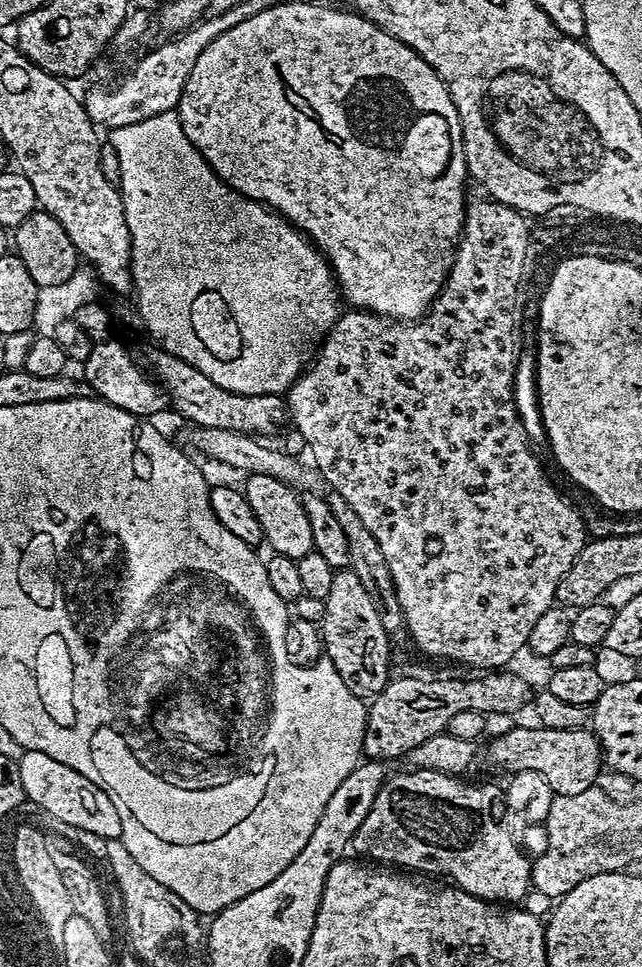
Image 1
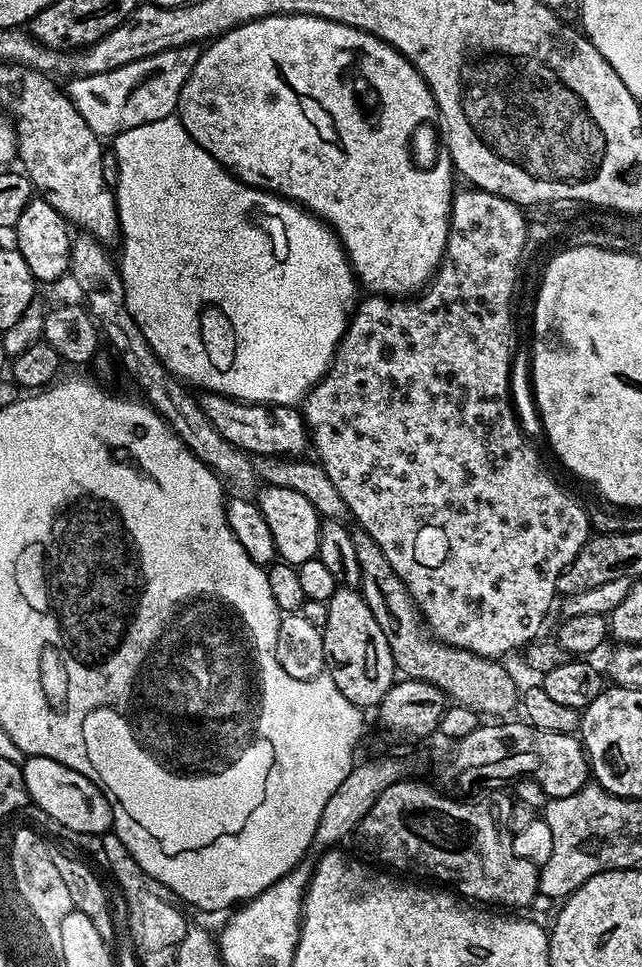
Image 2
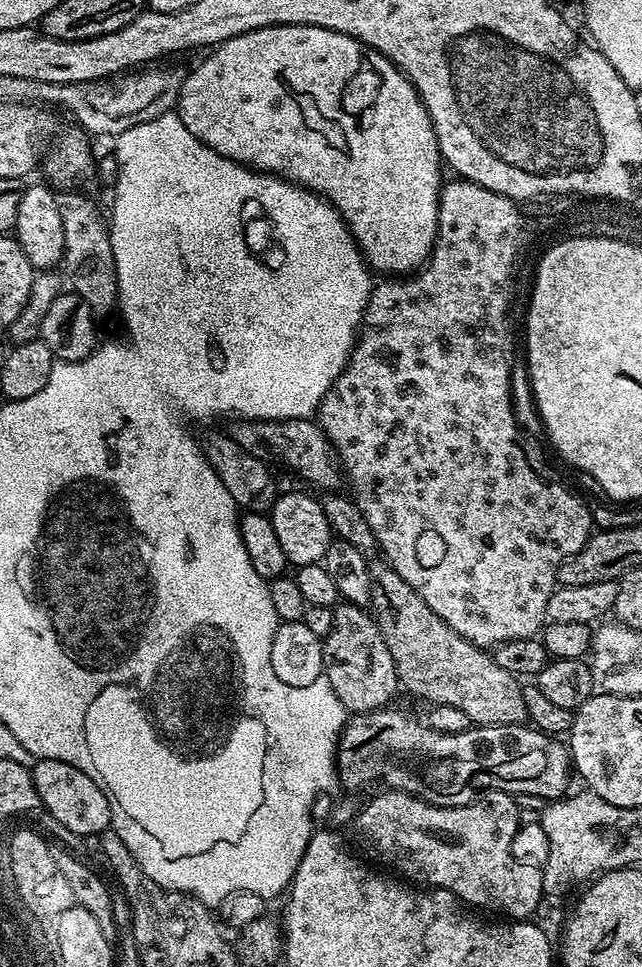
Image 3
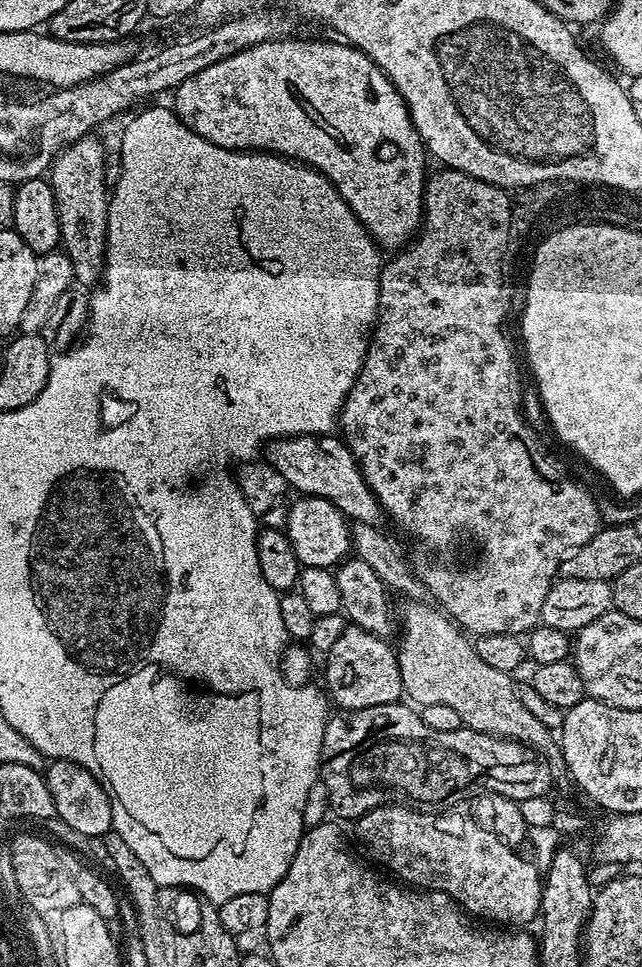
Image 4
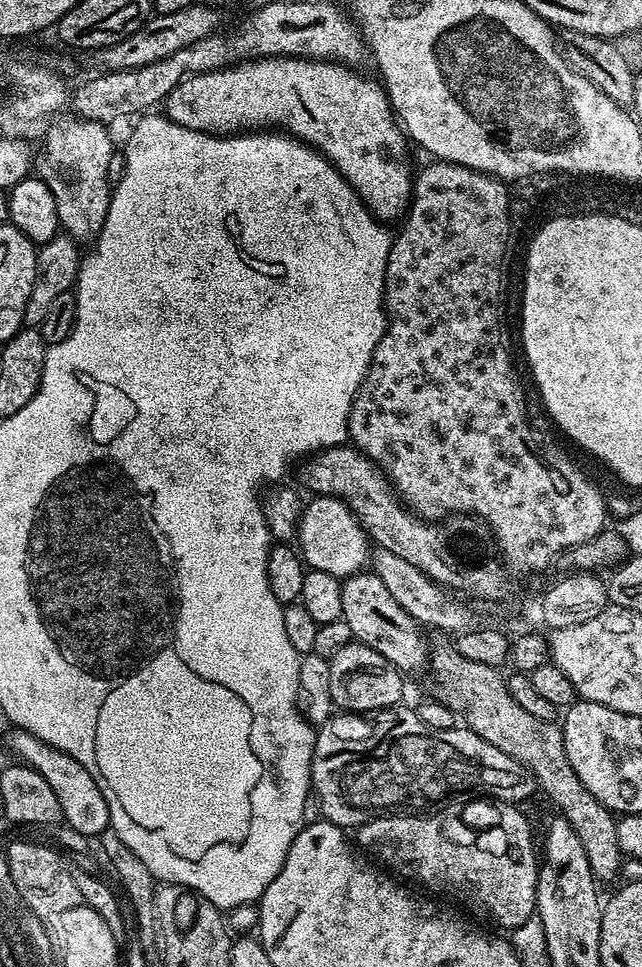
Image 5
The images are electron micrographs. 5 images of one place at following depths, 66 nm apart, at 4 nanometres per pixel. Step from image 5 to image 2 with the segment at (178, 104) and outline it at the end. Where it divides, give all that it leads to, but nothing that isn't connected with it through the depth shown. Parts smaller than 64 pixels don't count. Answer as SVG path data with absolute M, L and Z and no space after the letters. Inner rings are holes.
M306 14L258 18L239 24L223 36L216 37L201 51L197 65L182 86L178 107L178 119L190 138L194 138L198 146L202 146L202 150L209 152L242 183L263 188L265 192L275 192L276 195L307 208L312 215L319 216L339 238L357 281L363 287L365 284L369 293L389 298L408 298L419 293L435 276L441 260L444 259L448 223L452 217L454 169L452 155L442 143L441 133L434 123L437 116L436 99L432 97L427 82L402 53L391 48L384 40L379 40L374 34L363 32L354 26L346 26L342 22Z

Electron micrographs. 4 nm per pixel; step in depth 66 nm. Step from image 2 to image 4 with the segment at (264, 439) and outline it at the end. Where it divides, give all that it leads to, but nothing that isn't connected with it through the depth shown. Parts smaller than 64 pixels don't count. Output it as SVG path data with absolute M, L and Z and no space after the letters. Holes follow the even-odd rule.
M336 434L323 436L281 436L268 441L263 459L285 476L289 489L300 496L326 498L349 521L379 525L382 509L378 498L370 490L354 454Z

